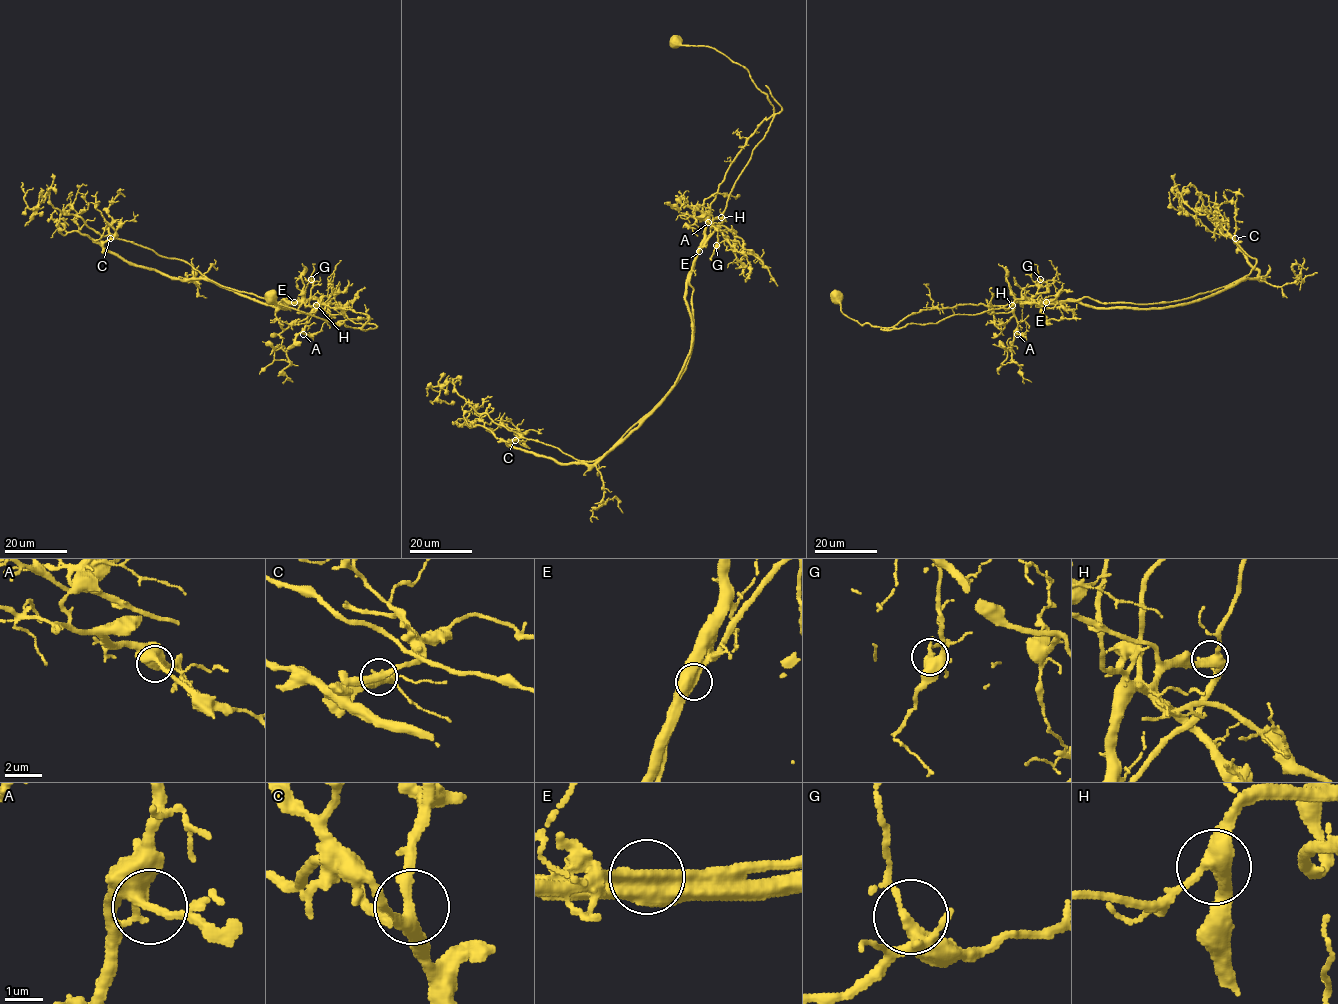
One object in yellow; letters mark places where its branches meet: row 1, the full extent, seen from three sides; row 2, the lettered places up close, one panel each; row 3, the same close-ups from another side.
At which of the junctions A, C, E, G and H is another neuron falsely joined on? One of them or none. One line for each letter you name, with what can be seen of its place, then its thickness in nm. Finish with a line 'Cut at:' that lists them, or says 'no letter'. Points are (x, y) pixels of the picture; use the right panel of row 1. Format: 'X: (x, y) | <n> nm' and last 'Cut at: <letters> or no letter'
E: (1046, 302) | 550 nm
Cut at: E

